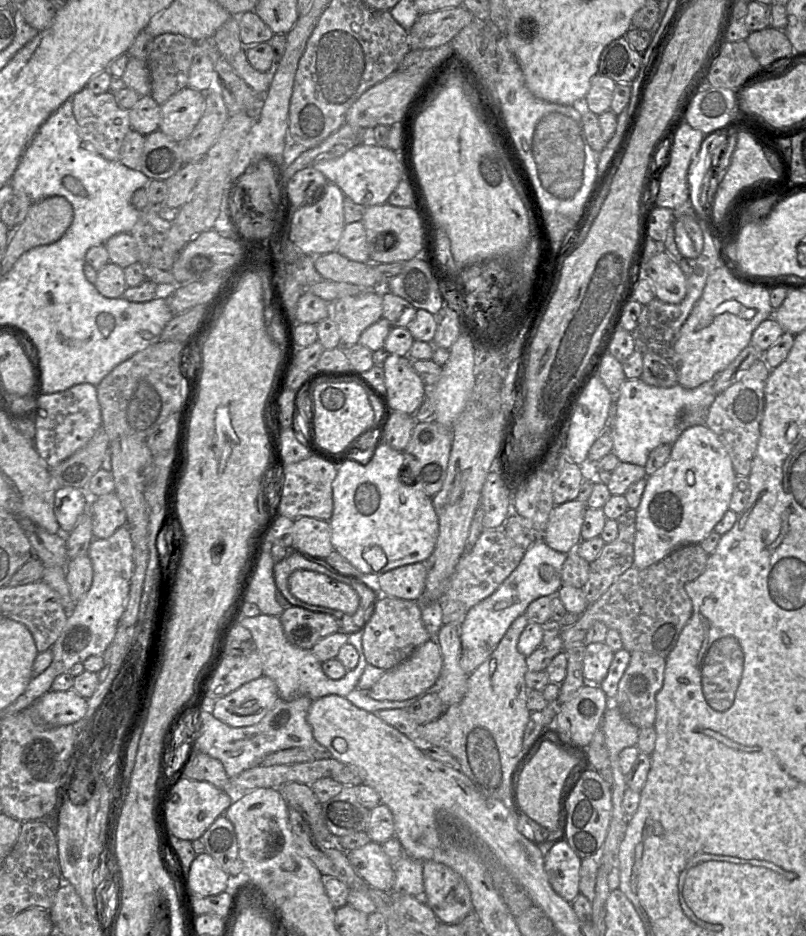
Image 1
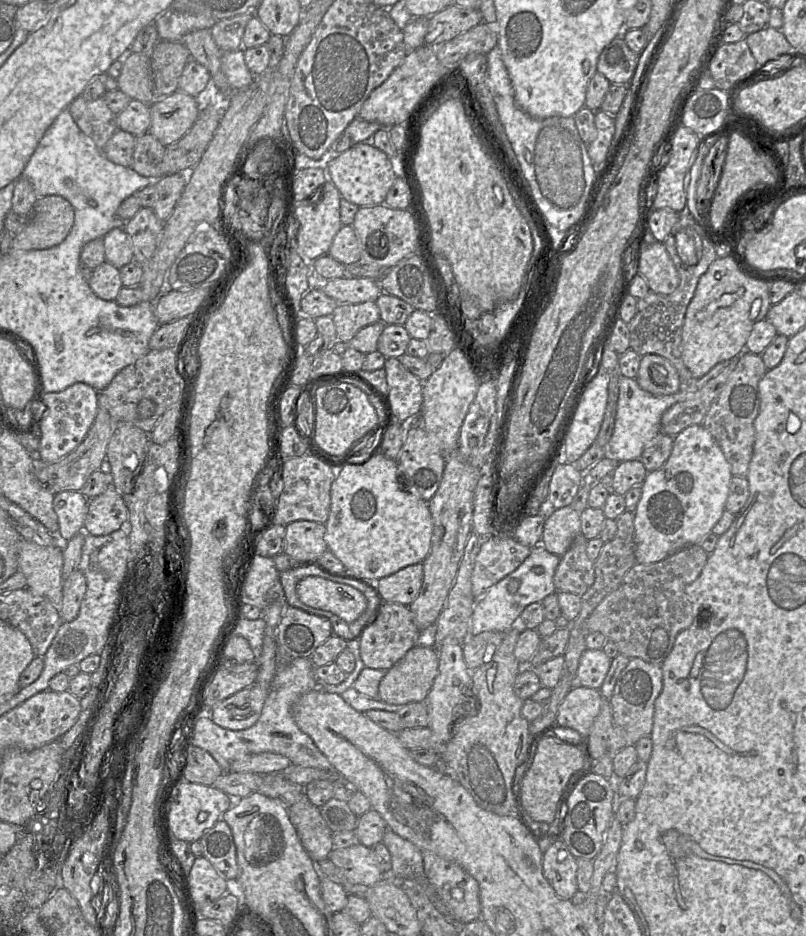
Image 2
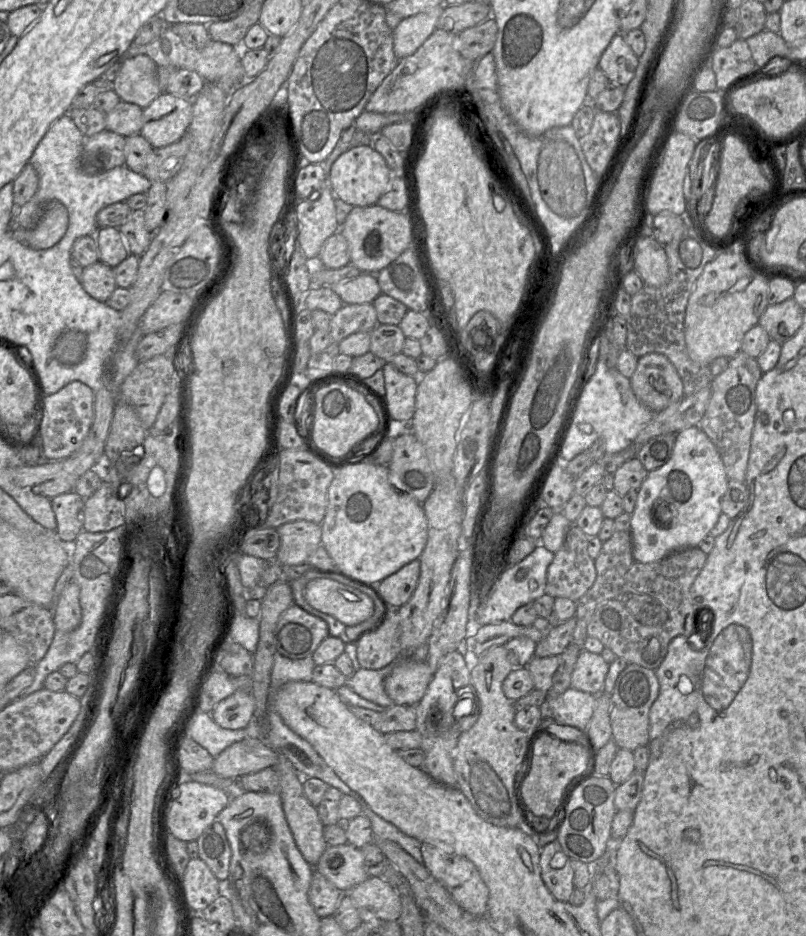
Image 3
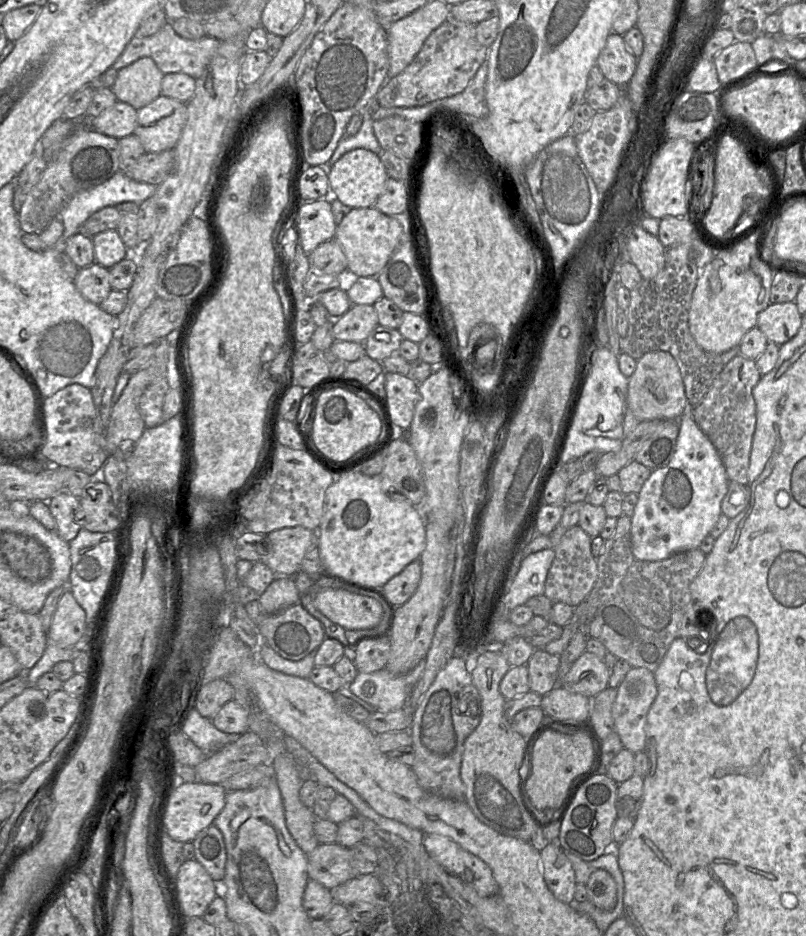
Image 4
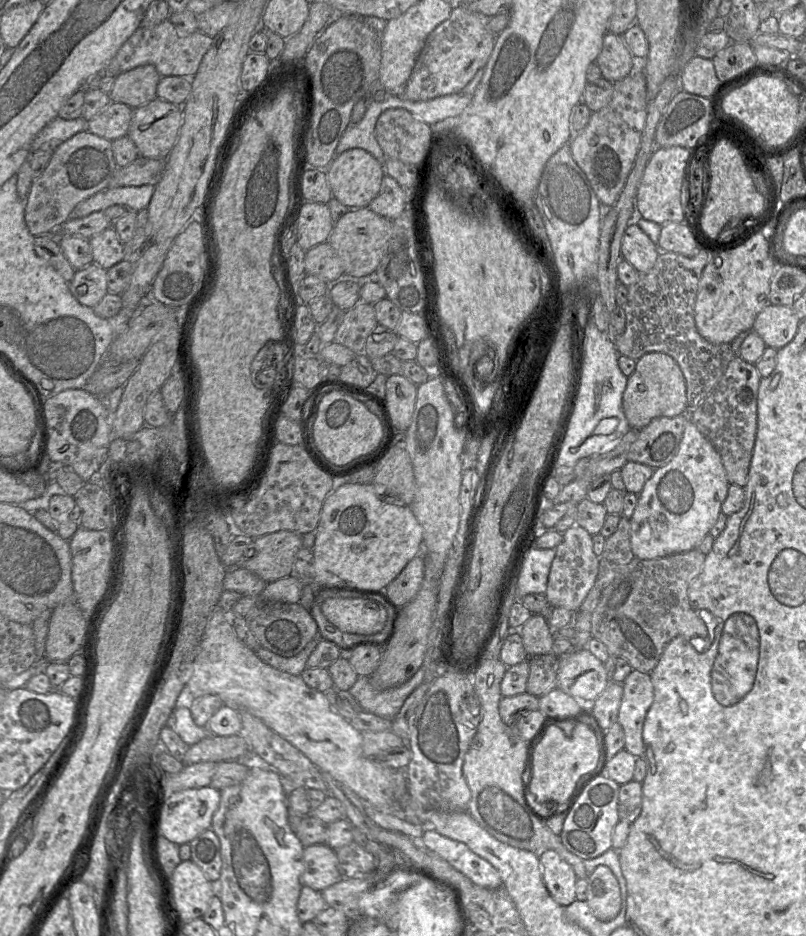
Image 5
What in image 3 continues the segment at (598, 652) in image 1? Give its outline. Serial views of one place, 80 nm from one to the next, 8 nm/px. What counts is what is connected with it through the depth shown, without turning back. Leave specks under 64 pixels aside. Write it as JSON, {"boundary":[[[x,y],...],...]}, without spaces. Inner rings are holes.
{"boundary":[[[582,650],[571,675],[571,688],[598,695],[603,691],[609,664],[601,654]]]}

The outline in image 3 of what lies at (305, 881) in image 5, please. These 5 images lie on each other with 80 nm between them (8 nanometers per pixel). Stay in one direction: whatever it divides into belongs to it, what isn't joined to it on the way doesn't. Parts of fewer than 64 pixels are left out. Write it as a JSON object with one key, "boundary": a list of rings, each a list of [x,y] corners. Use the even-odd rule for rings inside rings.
{"boundary":[[[348,843],[328,846],[314,869],[343,893],[369,877],[361,849]]]}

